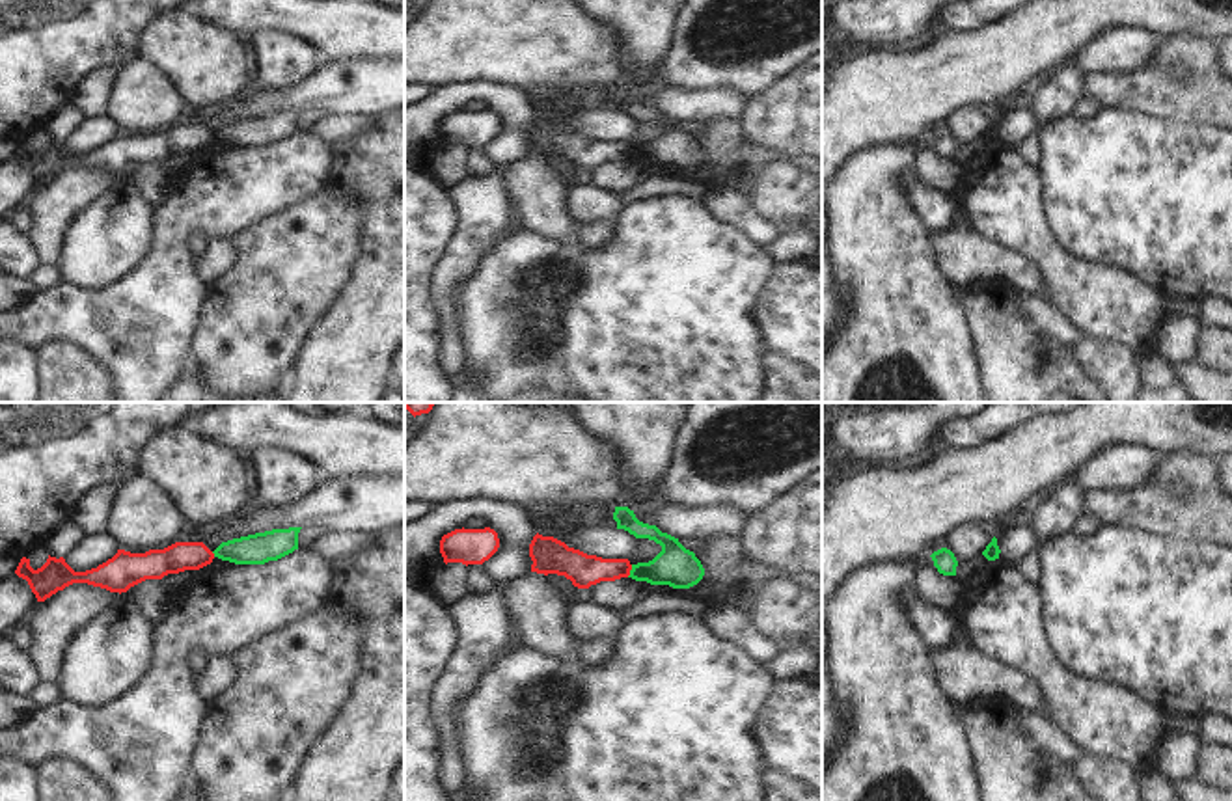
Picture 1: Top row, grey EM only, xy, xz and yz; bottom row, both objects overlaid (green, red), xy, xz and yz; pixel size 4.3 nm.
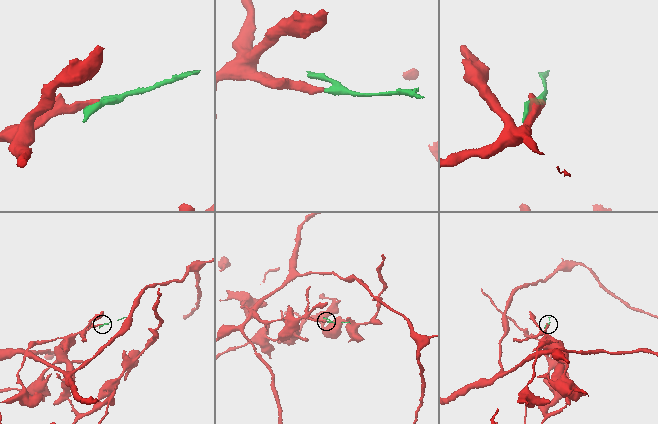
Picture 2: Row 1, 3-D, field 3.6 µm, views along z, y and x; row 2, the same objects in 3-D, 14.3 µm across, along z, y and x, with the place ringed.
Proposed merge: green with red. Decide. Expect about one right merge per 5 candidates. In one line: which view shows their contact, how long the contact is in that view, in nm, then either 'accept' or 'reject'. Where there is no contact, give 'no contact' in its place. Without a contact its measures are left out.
xz | 60 nm | reject

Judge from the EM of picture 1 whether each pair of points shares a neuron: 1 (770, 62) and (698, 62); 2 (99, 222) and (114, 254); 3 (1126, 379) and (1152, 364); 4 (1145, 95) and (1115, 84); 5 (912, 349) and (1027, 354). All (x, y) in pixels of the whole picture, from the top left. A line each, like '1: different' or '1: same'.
1: same
2: same
3: different
4: same
5: different

